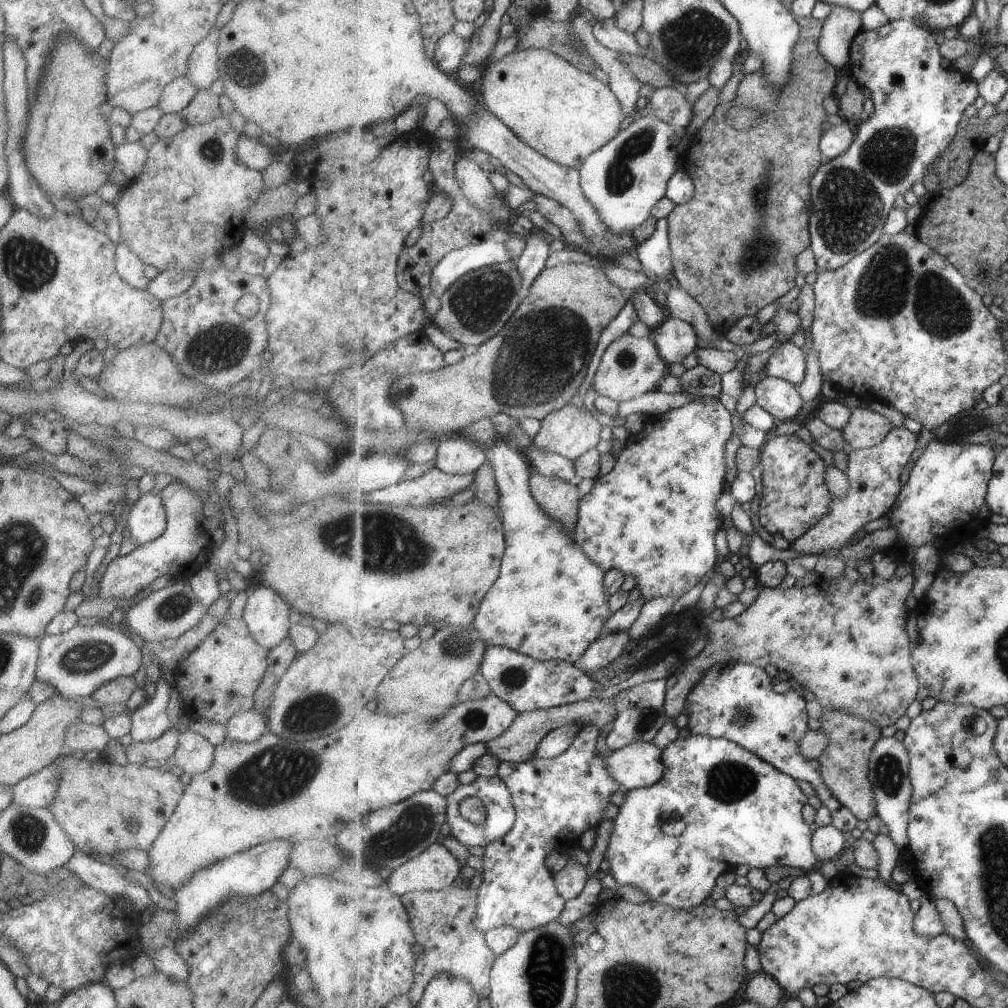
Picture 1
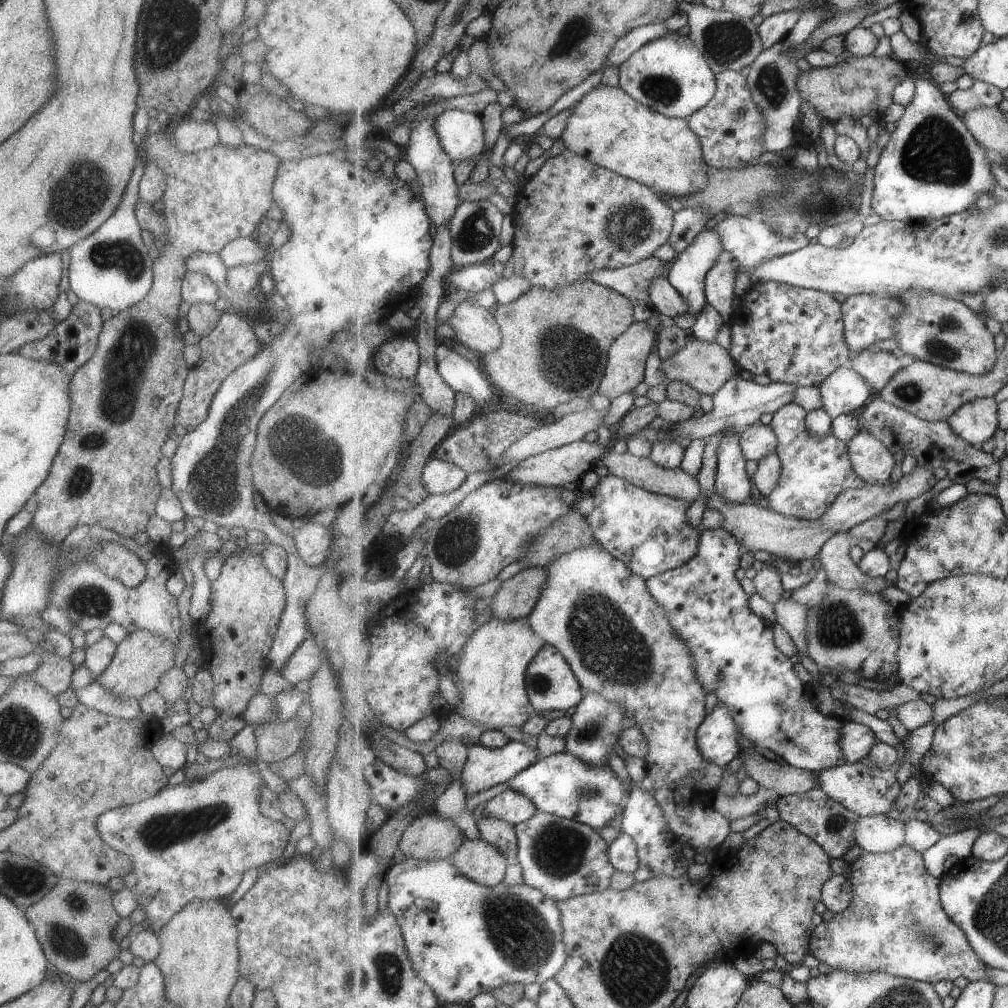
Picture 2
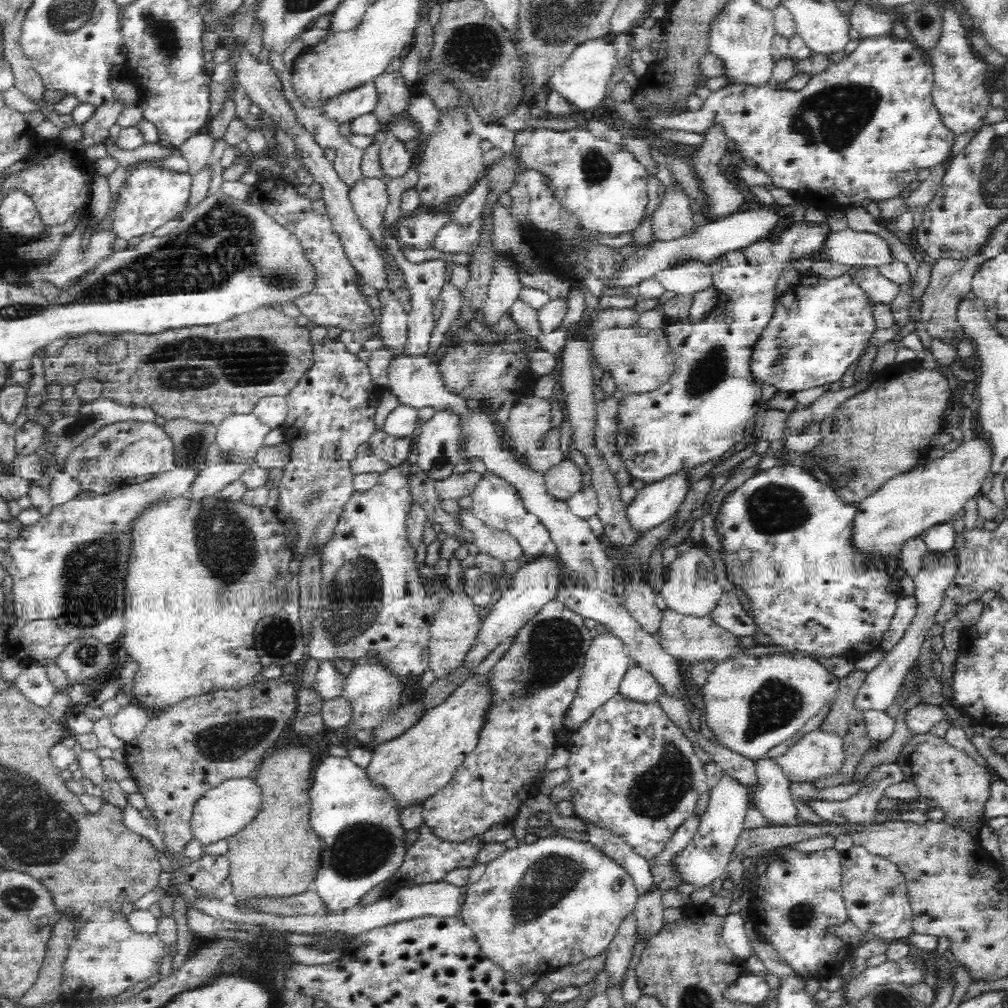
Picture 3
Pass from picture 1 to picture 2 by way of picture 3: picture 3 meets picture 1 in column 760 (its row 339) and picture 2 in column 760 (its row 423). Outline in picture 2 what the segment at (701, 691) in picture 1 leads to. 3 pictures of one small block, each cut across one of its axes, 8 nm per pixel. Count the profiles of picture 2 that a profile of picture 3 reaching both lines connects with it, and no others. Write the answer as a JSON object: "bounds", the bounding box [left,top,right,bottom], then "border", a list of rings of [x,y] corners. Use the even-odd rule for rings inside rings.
{"bounds":[648,528,845,774],"border":[[[723,528],[704,530],[697,554],[683,566],[648,579],[649,592],[657,604],[669,612],[673,630],[681,634],[689,648],[693,648],[697,676],[701,678],[705,692],[715,692],[717,700],[727,704],[745,745],[758,750],[772,750],[789,765],[811,770],[815,774],[842,765],[845,758],[840,742],[845,720],[825,715],[817,708],[813,696],[807,694],[805,684],[799,680],[793,662],[775,646],[771,625],[751,608],[750,596],[735,576],[741,568],[741,556],[745,551],[731,532]]]}

